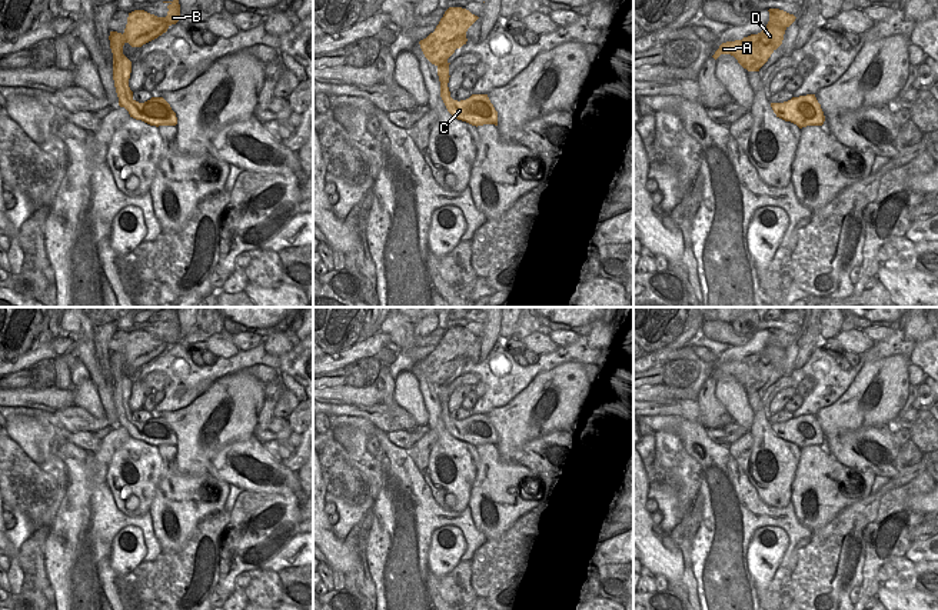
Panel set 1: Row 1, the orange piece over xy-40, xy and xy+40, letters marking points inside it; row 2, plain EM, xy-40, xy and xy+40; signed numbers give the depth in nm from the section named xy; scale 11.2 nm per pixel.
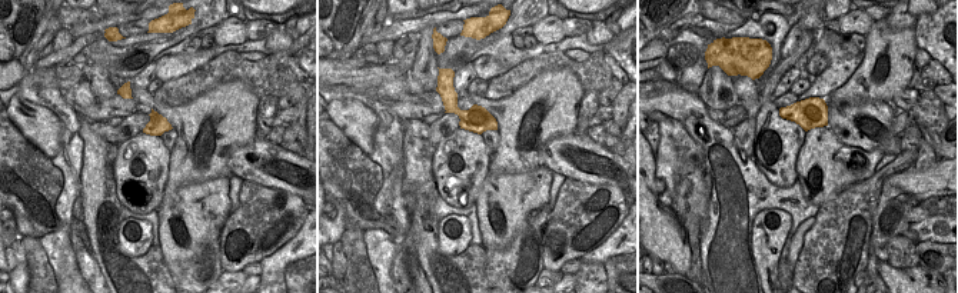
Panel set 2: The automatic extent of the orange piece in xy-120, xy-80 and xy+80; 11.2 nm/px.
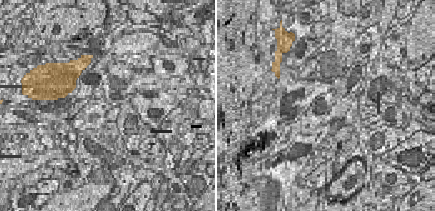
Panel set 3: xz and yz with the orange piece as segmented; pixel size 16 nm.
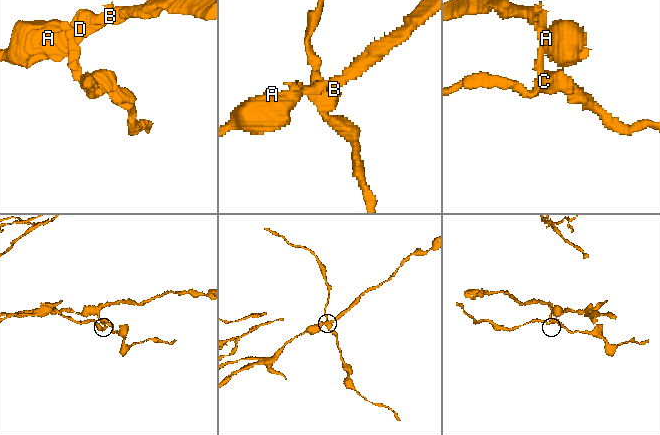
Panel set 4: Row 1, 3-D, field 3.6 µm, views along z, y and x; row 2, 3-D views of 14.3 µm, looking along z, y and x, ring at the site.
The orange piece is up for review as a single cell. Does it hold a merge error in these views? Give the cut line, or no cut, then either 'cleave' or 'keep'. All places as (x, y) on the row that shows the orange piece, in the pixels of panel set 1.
xy (446, 60), (438, 66) | cleave

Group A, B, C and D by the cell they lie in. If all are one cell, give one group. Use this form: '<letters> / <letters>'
A B D / C

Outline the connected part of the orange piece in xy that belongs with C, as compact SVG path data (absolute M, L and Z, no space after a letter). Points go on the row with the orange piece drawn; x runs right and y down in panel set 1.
M449 64L438 66L438 76L440 81L440 97L448 111L458 120L466 121L472 126L495 124L498 126L498 111L490 103L488 94L472 94L466 100L453 100L448 87Z

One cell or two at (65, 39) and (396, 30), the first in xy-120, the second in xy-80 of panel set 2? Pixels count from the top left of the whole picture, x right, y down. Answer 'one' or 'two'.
two

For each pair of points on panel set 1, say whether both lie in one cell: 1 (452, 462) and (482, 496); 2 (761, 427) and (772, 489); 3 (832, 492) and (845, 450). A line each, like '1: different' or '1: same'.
1: different
2: same
3: different

